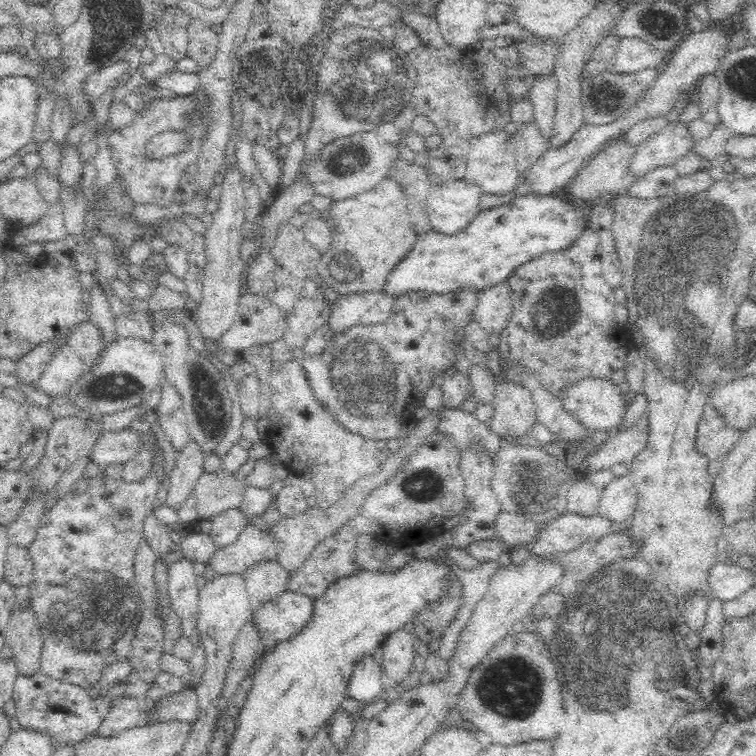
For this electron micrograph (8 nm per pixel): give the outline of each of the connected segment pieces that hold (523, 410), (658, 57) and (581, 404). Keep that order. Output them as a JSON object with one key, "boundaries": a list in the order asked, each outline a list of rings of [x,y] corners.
{"boundaries":[[[[498,380],[492,407],[493,415],[488,425],[500,438],[526,434],[537,420],[530,391],[516,383]]],[[[638,37],[619,40],[616,54],[609,60],[607,70],[615,73],[635,73],[643,68],[658,68],[668,54]]],[[[586,377],[579,380],[566,390],[562,402],[568,413],[592,431],[615,431],[619,428],[627,409],[626,396],[619,384],[614,384],[611,379],[604,377]]]]}

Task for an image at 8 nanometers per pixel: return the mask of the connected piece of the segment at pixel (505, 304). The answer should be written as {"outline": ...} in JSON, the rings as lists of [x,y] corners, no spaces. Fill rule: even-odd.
{"outline":[[[506,281],[478,291],[474,320],[488,334],[500,334],[512,320],[513,300]]]}

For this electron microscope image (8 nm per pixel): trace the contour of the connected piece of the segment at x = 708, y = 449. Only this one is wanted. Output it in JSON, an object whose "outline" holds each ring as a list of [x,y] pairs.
{"outline":[[[706,406],[706,412],[703,412],[698,424],[696,448],[710,460],[716,460],[728,454],[742,438],[742,434],[742,429],[728,425],[715,408]]]}

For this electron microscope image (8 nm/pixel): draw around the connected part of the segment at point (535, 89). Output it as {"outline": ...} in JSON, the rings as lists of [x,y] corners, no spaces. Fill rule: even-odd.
{"outline":[[[554,74],[542,76],[528,83],[529,99],[533,105],[535,125],[540,135],[549,143],[553,136],[554,120],[557,110],[557,80]]]}

